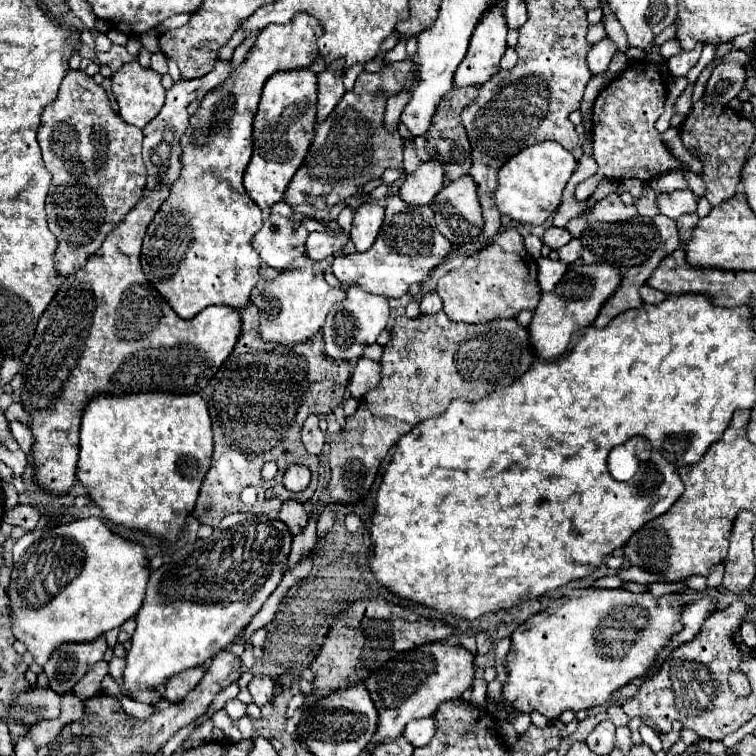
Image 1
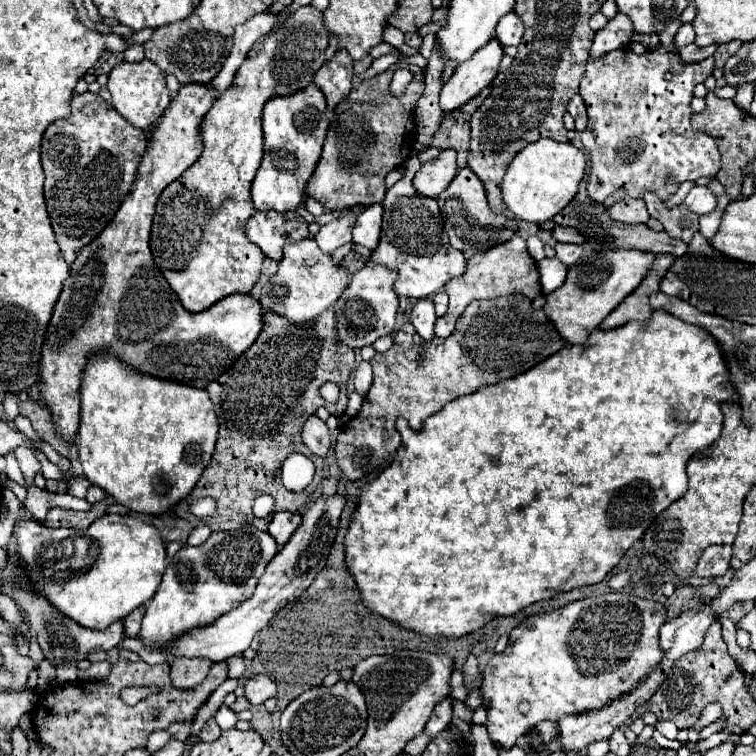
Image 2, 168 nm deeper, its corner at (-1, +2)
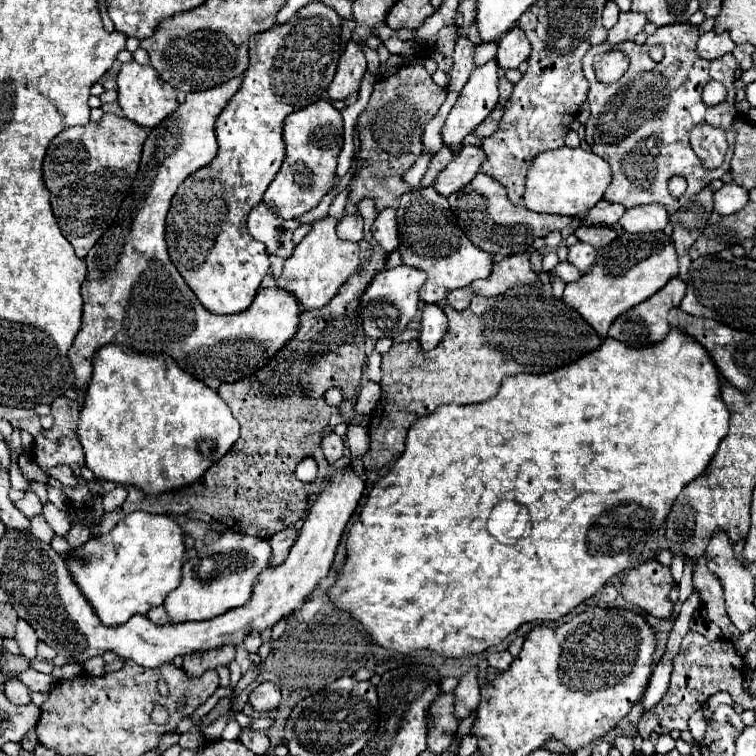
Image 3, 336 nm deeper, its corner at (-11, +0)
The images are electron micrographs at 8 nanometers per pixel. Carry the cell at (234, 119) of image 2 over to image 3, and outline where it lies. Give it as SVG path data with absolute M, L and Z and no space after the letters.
M309 3L309 11L293 15L287 23L273 25L271 29L257 33L249 39L249 69L245 71L243 85L231 97L227 107L221 111L215 123L215 135L219 143L217 157L195 171L187 181L177 189L171 209L167 213L167 247L173 265L183 275L191 291L203 303L203 307L211 313L241 313L245 311L259 287L263 277L269 271L269 255L265 245L255 241L245 225L245 219L267 191L269 183L281 169L285 159L285 143L283 143L283 121L289 113L303 109L319 99L329 99L327 89L333 81L337 61L341 55L341 19L339 15L327 7L325 3Z

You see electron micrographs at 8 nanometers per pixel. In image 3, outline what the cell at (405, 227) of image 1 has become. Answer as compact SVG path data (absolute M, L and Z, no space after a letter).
M433 187L419 189L419 191L413 191L413 193L405 193L403 199L401 199L401 207L397 209L397 223L399 223L399 237L403 241L399 245L399 253L401 253L403 263L427 271L427 283L423 285L423 291L419 293L423 303L437 305L437 303L445 301L451 291L467 287L475 279L485 279L485 277L491 275L491 271L493 271L493 255L487 253L487 251L483 251L483 249L479 249L479 247L475 247L463 235L463 231L455 223L455 217L453 217L453 213L449 209L447 199L443 195L439 195Z

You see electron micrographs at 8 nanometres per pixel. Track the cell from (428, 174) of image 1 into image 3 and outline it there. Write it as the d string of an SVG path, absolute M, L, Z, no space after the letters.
M465 145L461 153L453 157L447 171L443 171L443 175L439 175L439 179L435 181L433 185L435 191L439 191L443 197L449 197L451 193L459 191L461 187L473 181L473 177L479 173L479 167L485 159L487 155L481 147Z

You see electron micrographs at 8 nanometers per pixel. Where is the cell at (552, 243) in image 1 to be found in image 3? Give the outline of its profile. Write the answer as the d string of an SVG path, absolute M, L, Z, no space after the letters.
M579 227L575 233L577 233L579 241L591 243L597 249L609 245L619 235L619 231L613 227Z

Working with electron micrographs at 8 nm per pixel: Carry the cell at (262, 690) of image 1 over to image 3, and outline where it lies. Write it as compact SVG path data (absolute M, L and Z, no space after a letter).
M261 683L249 693L249 703L253 705L255 711L271 711L277 709L281 701L279 689L273 687L273 683Z

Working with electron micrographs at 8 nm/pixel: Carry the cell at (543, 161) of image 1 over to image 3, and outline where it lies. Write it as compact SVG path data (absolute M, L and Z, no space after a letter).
M559 147L553 151L539 153L535 163L531 163L527 173L525 187L525 207L535 213L549 215L567 215L567 217L583 217L597 201L603 199L607 187L611 183L611 167L605 159L597 157L593 151L583 151L581 147Z

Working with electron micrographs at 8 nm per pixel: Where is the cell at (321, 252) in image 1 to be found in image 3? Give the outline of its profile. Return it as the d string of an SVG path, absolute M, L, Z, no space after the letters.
M345 215L339 221L339 237L347 241L361 241L363 239L363 217L361 215Z

